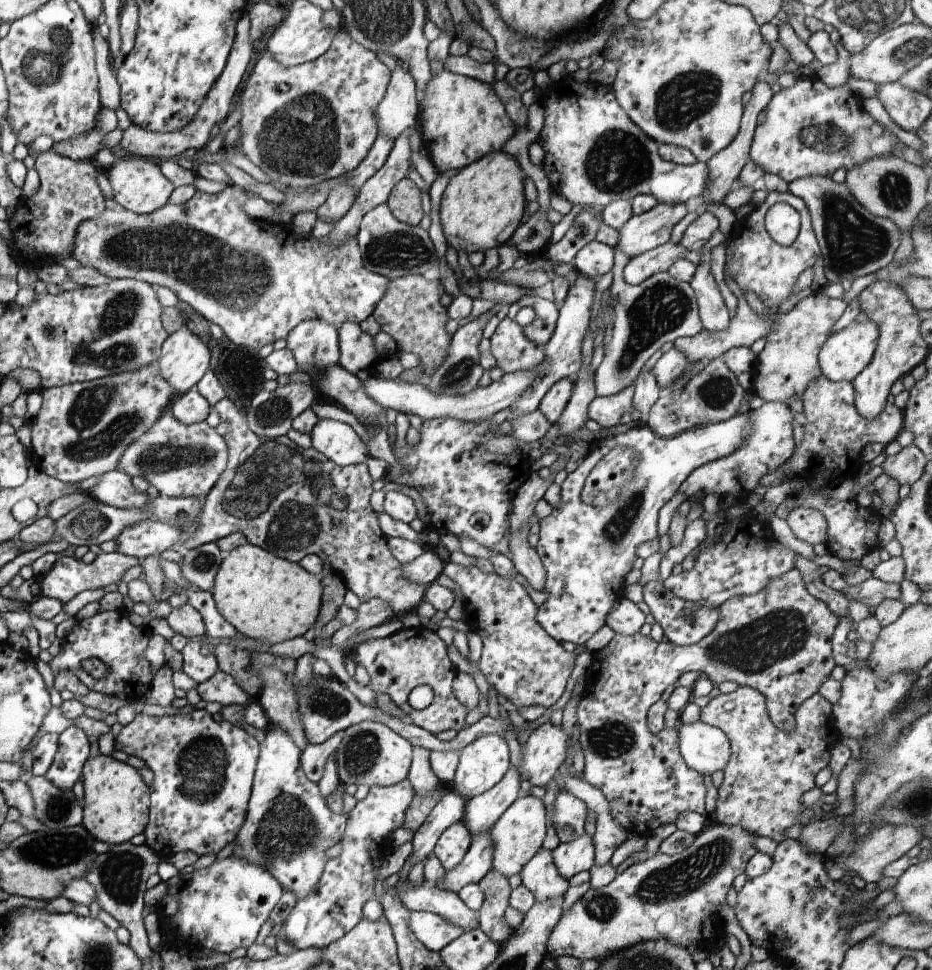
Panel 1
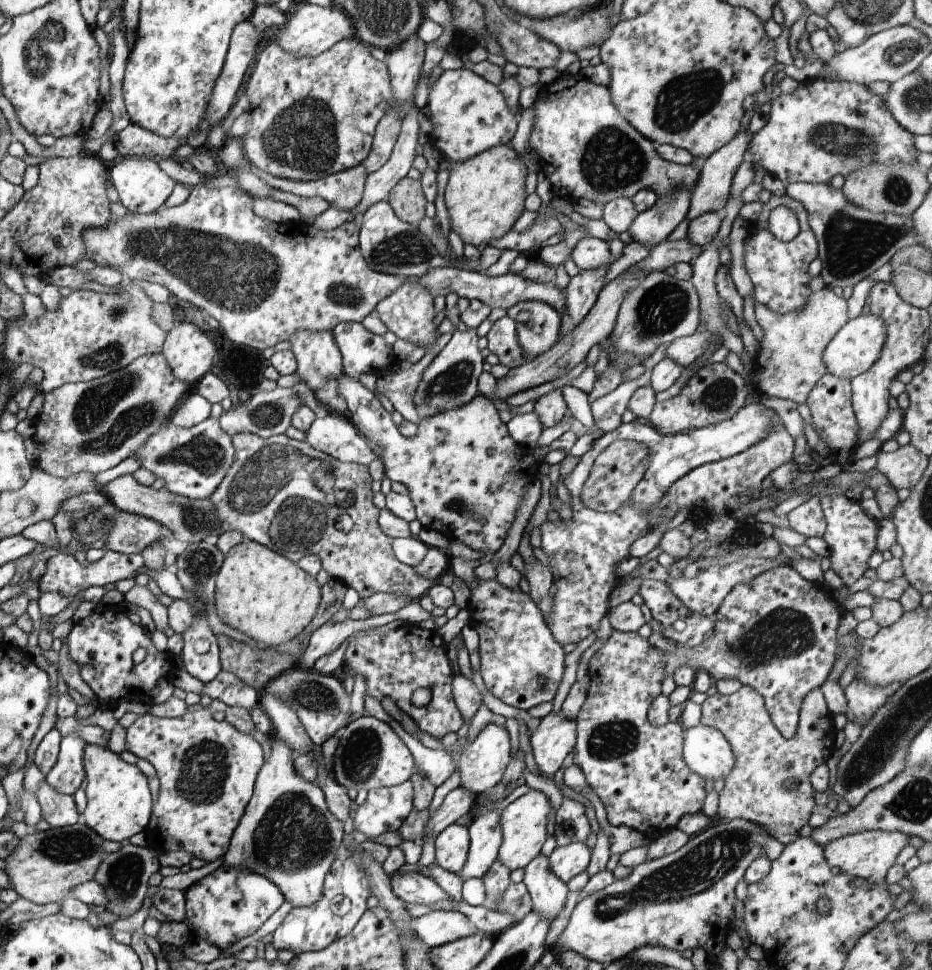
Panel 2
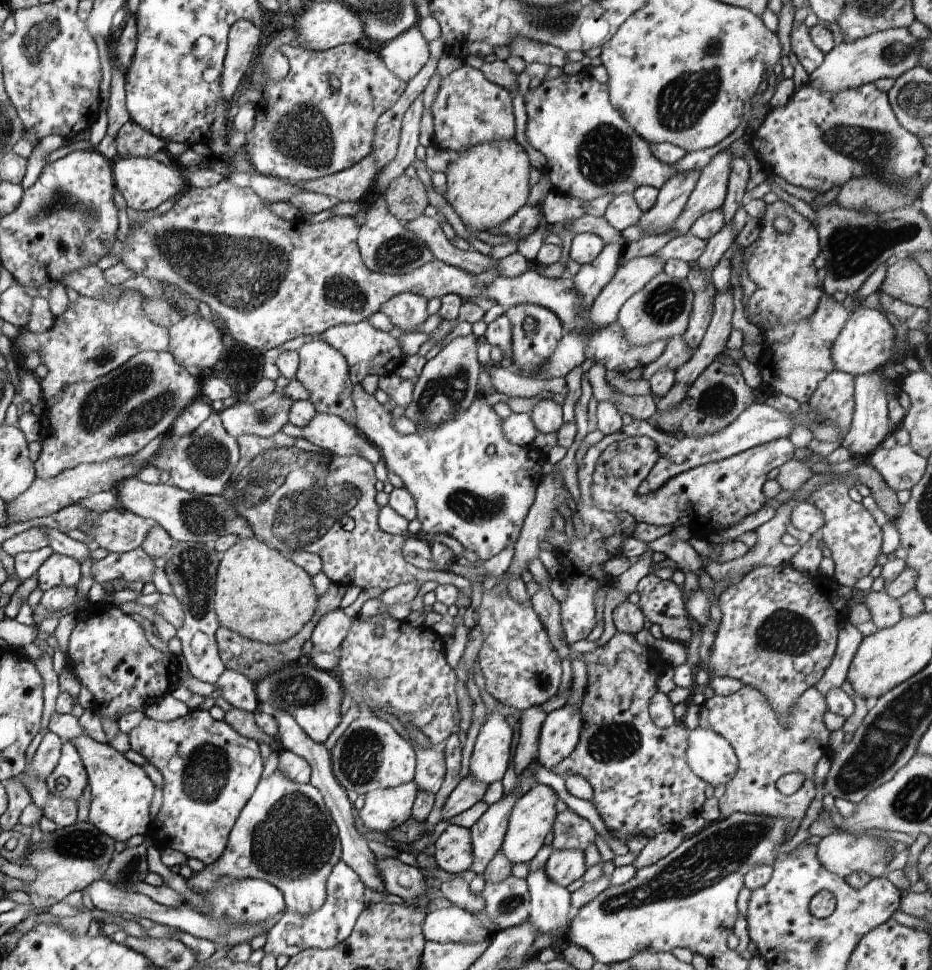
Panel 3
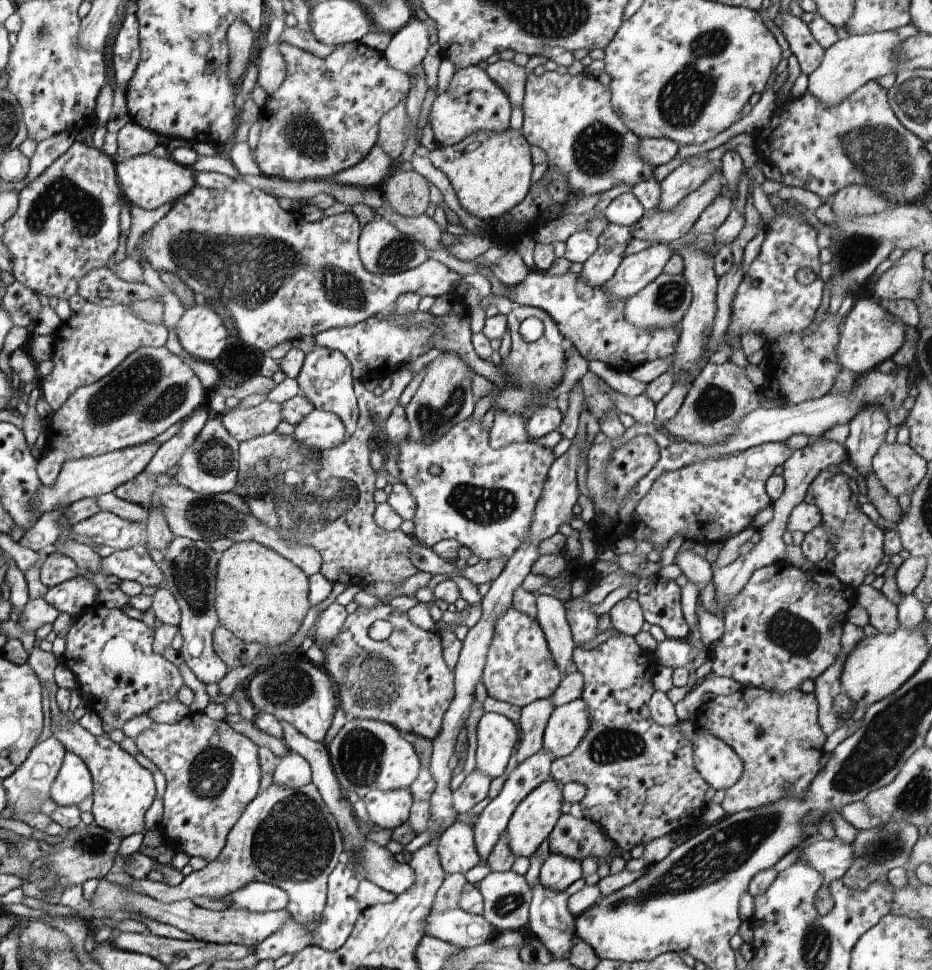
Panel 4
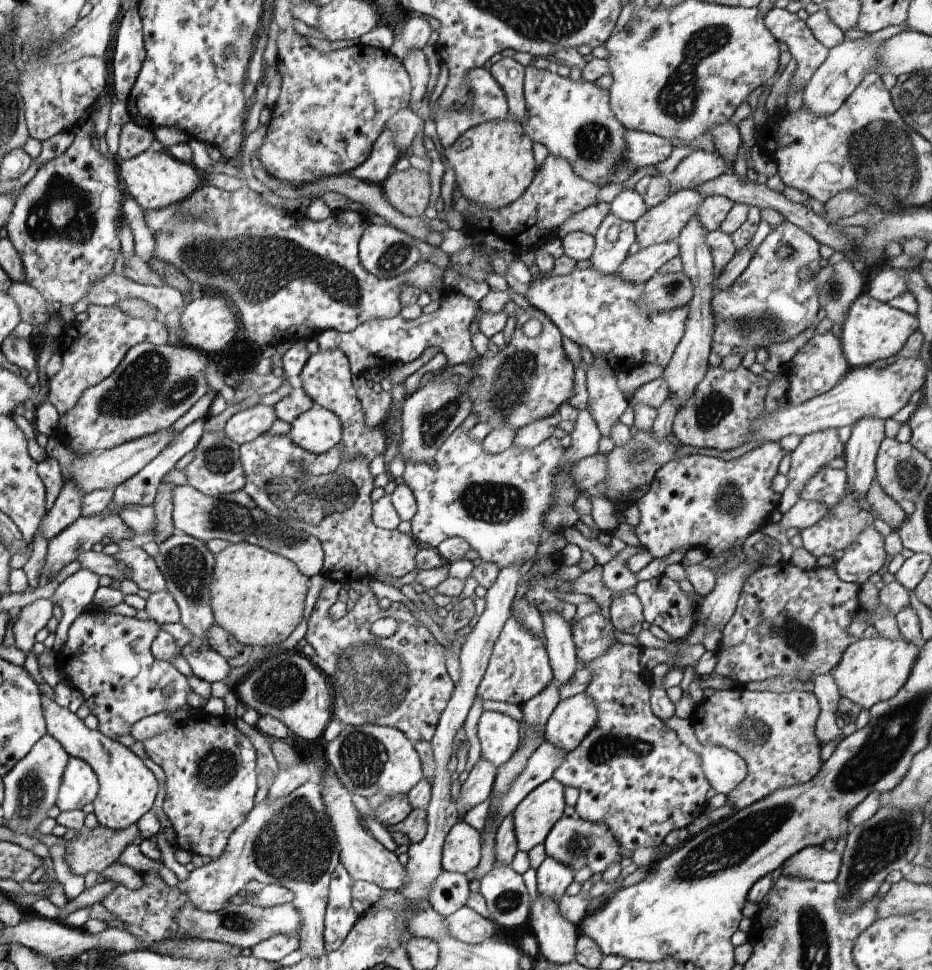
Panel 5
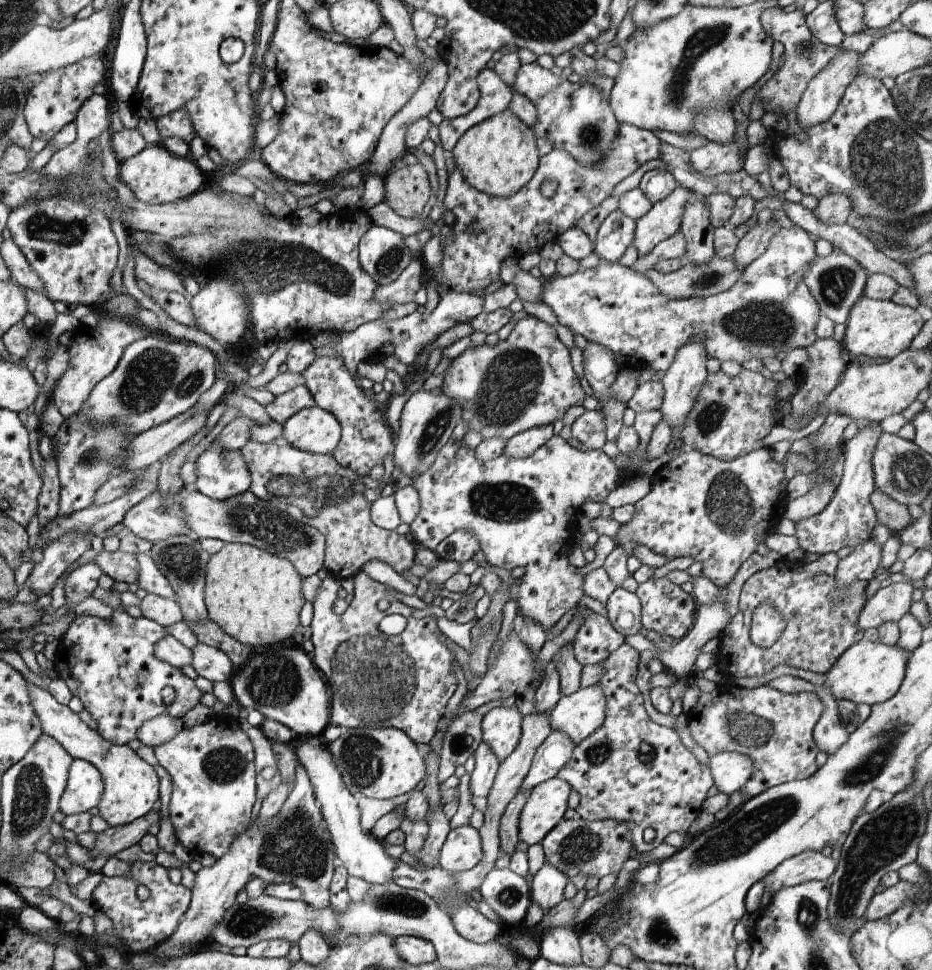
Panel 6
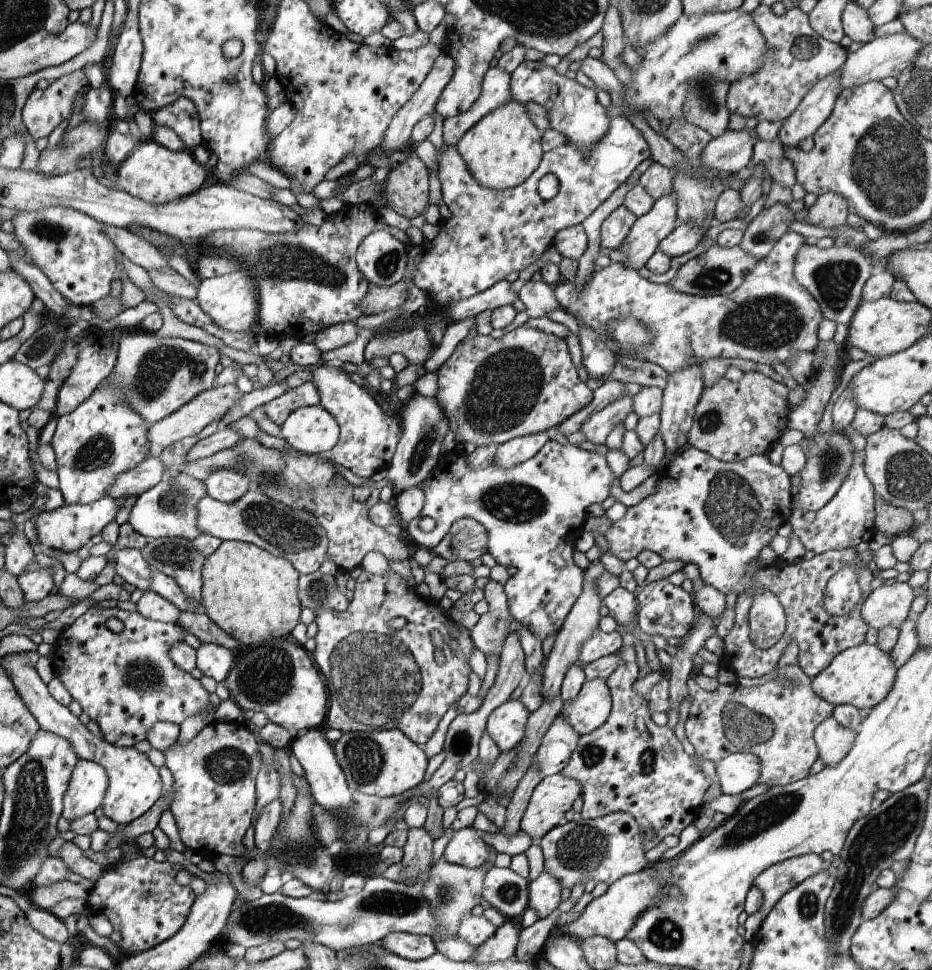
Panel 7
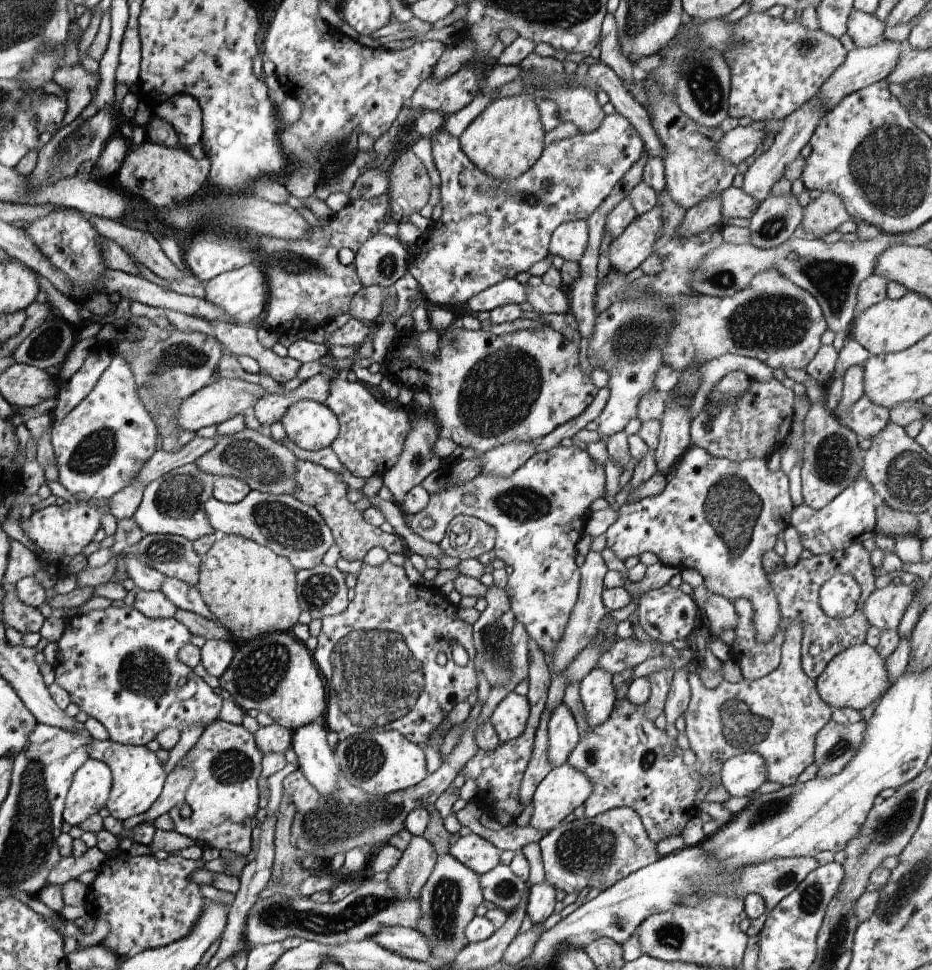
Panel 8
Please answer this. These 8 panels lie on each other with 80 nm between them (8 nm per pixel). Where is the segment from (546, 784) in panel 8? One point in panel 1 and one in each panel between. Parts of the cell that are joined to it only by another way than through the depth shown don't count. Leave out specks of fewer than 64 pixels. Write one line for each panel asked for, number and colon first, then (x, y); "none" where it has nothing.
1: (520, 832)
2: (523, 822)
3: (533, 816)
4: (534, 818)
5: (537, 814)
6: (544, 809)
7: (553, 797)

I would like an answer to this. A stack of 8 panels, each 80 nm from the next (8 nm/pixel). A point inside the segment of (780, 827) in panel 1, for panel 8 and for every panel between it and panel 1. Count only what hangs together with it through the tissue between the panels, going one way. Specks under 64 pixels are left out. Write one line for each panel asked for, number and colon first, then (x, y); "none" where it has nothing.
2: (764, 760)
3: (767, 747)
4: (777, 735)
5: (774, 733)
6: (775, 729)
7: (775, 721)
8: (779, 715)

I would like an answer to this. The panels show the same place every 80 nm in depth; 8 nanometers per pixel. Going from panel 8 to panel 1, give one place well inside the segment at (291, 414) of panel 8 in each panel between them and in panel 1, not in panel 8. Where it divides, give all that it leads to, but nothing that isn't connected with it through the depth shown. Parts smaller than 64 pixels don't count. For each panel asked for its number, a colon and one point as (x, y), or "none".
1: (337, 441)
2: (337, 437)
3: (330, 432)
4: (321, 429)
5: (317, 430)
6: (315, 430)
7: (313, 430)

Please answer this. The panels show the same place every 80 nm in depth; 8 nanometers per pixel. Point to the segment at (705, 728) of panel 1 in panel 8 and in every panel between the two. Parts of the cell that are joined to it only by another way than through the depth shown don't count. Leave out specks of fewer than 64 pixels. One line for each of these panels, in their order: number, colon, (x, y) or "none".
2: (706, 751)
3: (710, 756)
4: (719, 765)
5: (724, 769)
6: (731, 770)
7: (737, 772)
8: (742, 775)

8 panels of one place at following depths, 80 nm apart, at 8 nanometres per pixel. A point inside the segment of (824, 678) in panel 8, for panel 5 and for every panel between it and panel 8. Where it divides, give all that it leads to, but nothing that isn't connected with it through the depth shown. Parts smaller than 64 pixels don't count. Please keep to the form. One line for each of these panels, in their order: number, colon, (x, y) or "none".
5: (871, 670)
6: (868, 673)
7: (861, 676)

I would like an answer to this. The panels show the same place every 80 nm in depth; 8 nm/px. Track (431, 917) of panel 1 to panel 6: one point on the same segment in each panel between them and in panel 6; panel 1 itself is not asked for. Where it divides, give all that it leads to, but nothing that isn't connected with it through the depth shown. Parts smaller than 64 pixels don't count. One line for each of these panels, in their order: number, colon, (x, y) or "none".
2: (436, 928)
3: (452, 924)
4: (458, 927)
5: (468, 926)
6: (471, 924)

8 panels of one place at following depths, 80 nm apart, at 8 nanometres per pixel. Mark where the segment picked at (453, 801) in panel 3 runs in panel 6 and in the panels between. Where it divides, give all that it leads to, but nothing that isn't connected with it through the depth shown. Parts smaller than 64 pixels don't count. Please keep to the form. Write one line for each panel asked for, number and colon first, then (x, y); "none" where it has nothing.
4: (474, 788)
5: (476, 786)
6: (486, 762)

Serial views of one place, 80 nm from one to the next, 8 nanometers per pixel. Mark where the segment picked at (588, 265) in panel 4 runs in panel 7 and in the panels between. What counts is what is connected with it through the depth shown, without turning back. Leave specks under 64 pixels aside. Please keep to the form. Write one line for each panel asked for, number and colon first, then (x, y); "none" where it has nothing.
5: (613, 238)
6: (615, 234)
7: (615, 227)

